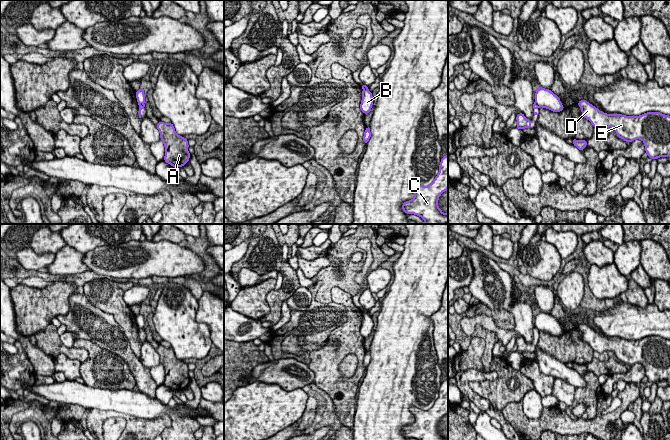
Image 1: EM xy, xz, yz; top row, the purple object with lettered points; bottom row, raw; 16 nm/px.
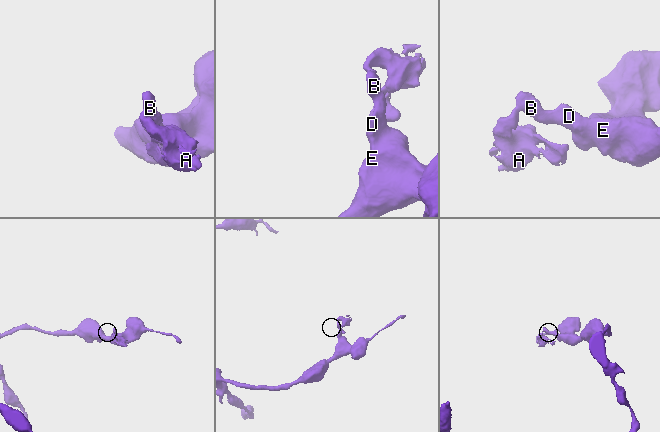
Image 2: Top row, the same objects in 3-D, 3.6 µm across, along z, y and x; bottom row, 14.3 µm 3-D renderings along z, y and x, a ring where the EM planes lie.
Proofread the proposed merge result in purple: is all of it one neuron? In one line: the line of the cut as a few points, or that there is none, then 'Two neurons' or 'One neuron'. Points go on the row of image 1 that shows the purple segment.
Split along xy (139, 104), (143, 105). Two neurons

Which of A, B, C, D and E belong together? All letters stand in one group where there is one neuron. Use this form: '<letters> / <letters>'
A / B C D E

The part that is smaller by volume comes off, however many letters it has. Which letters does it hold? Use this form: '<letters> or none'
A

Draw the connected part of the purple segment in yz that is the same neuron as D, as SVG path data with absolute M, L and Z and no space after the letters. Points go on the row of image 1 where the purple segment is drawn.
M580 100L582 115L598 129L612 127L617 136L626 142L640 139L644 142L649 158L670 156L670 116L660 112L647 112L640 116L607 114L587 102Z

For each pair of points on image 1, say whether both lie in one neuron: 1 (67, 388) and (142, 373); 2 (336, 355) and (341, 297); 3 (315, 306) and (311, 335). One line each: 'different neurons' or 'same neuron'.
1: different neurons
2: same neuron
3: same neuron

